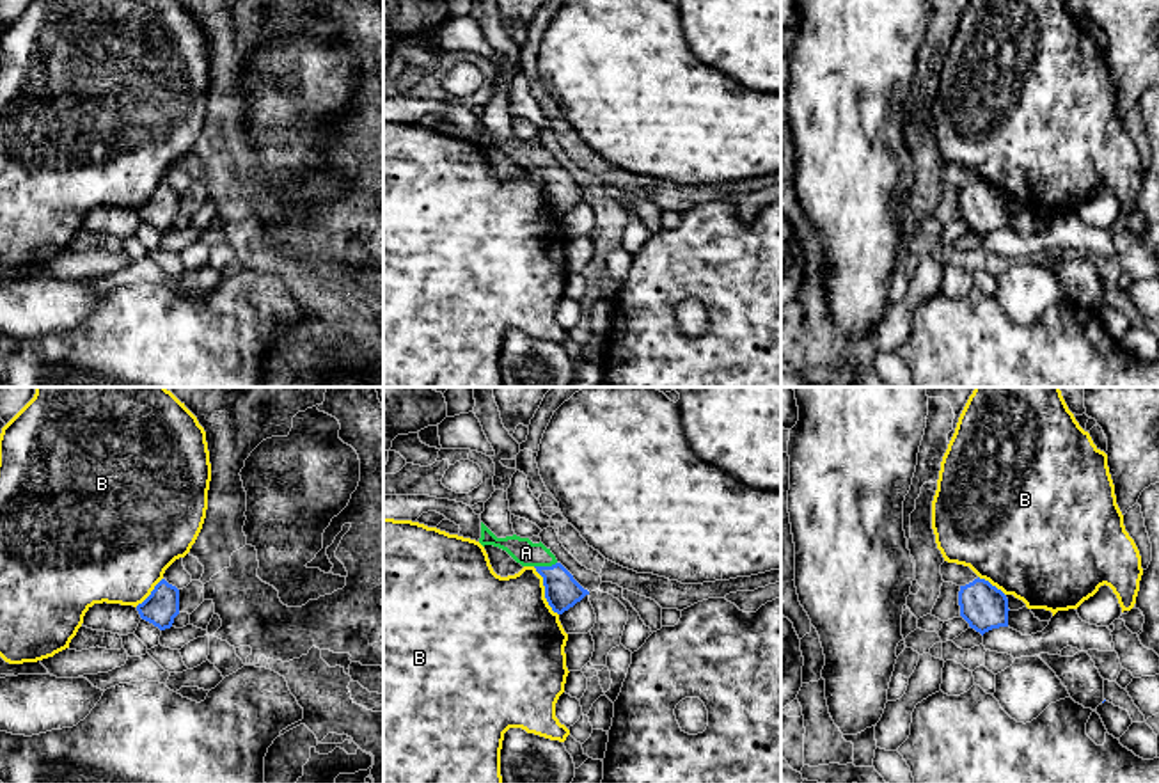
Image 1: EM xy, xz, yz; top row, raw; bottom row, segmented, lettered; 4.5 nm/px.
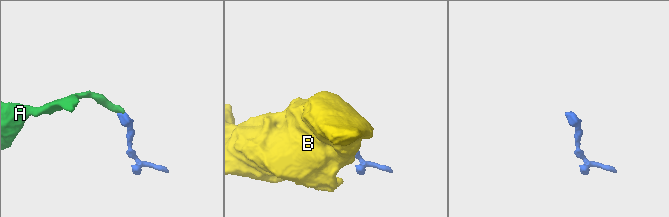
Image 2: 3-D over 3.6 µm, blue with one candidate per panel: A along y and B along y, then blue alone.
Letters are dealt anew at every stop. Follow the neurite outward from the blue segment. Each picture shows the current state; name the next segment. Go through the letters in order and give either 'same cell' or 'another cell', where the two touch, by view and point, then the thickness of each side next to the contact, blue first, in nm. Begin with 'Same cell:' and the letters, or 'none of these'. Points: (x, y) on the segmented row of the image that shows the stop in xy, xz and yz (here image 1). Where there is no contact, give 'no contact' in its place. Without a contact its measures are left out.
Same cell: A
A: same cell; meets blue in xz at (545, 567); 160 nm thick on the blue side, 120 nm on the other
B: another cell; meets blue in xz at (545, 592); 160 nm thick on the blue side, 460 nm on the other

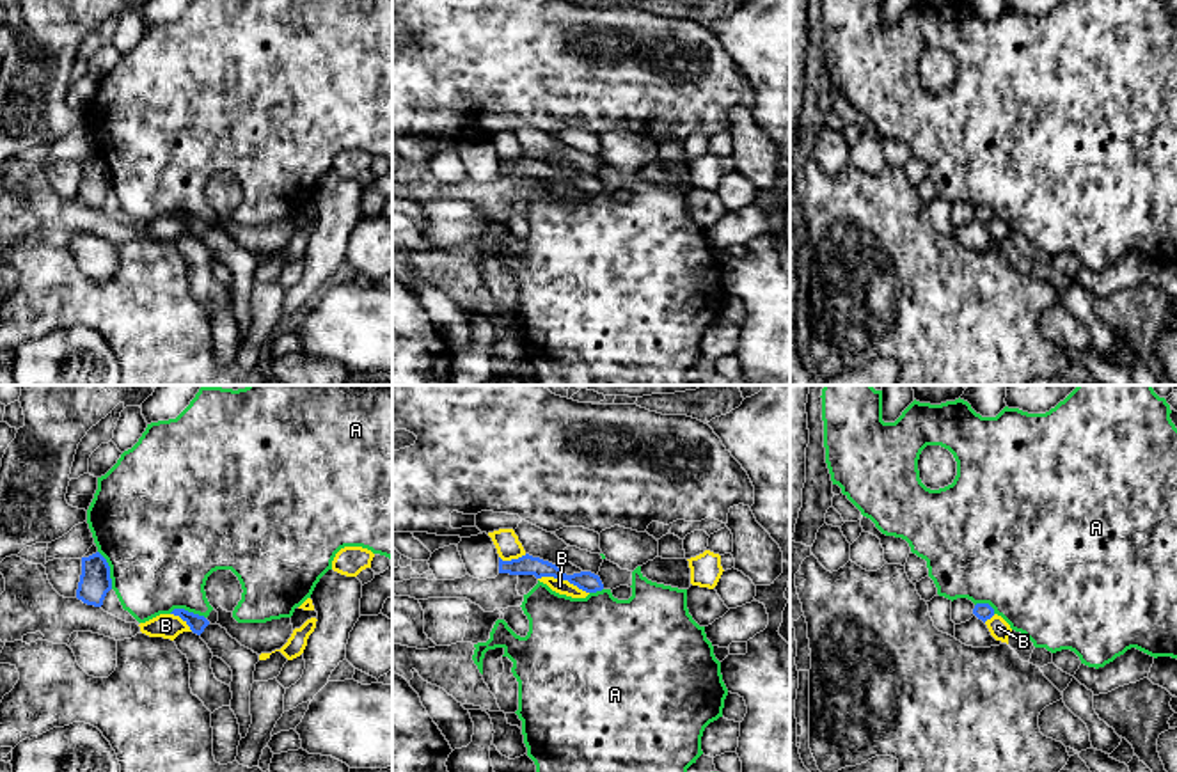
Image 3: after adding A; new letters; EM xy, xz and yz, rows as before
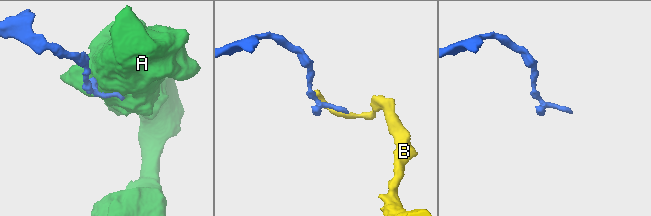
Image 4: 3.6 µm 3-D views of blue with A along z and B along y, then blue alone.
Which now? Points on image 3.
Same cell: none of these
A: another cell; meets blue in xy at (109, 570); 140 nm thick on the blue side, 480 nm on the other
B: another cell; meets blue in xz at (563, 579); 90 nm thick on the blue side, 70 nm on the other

